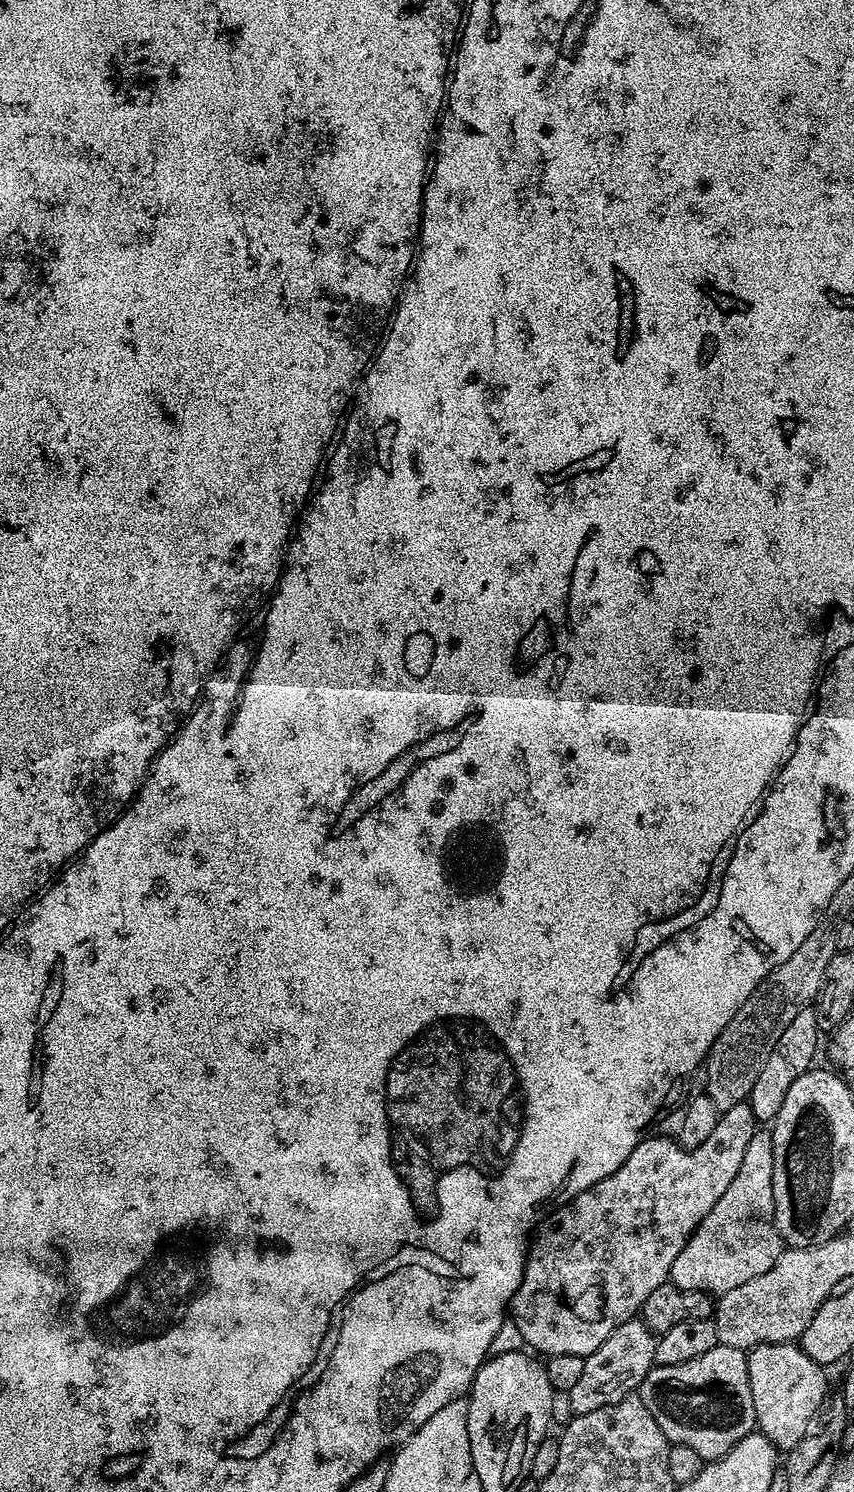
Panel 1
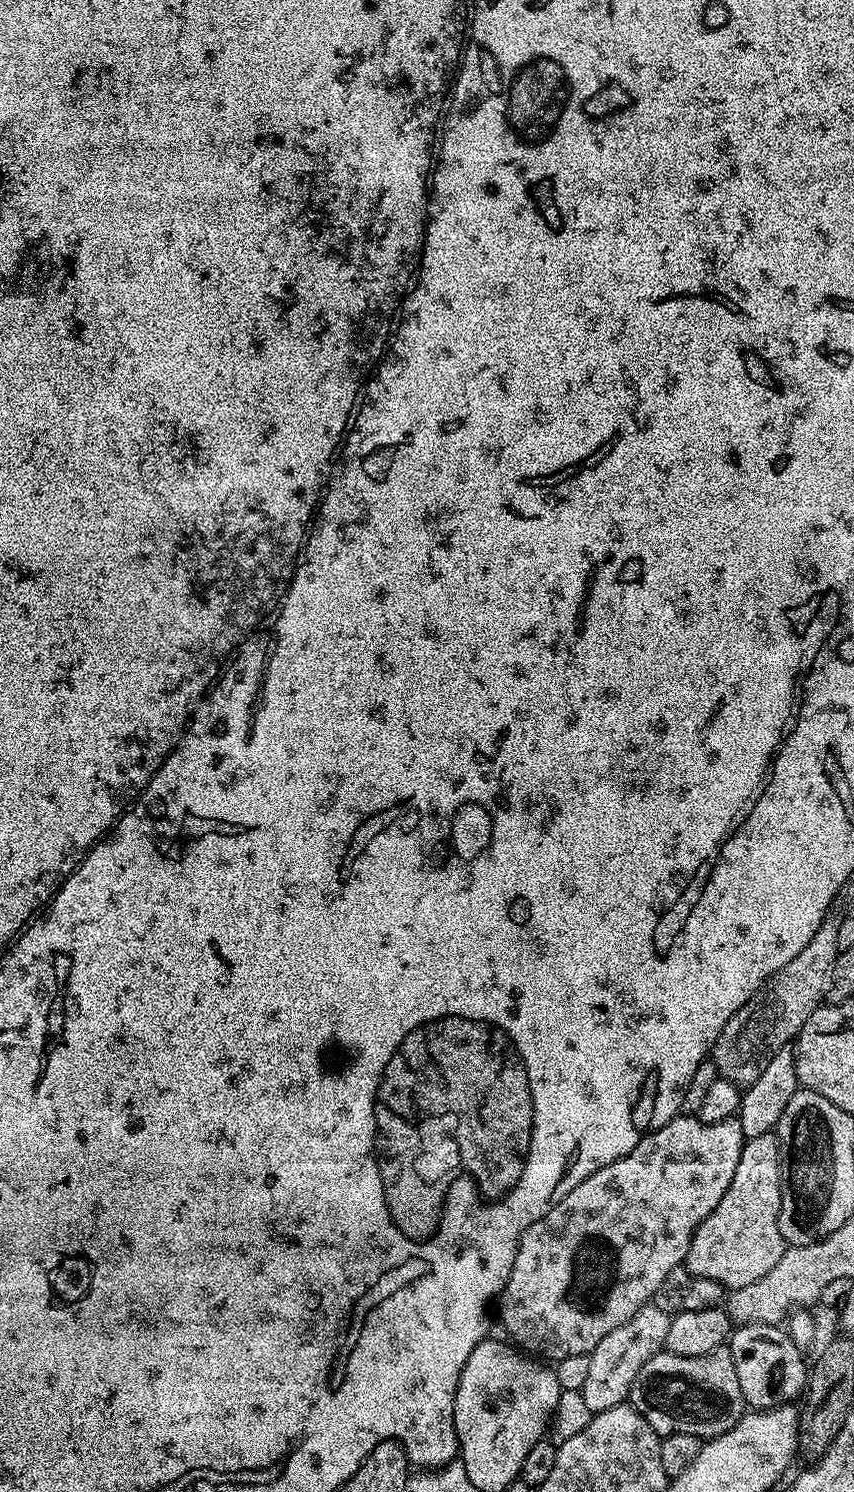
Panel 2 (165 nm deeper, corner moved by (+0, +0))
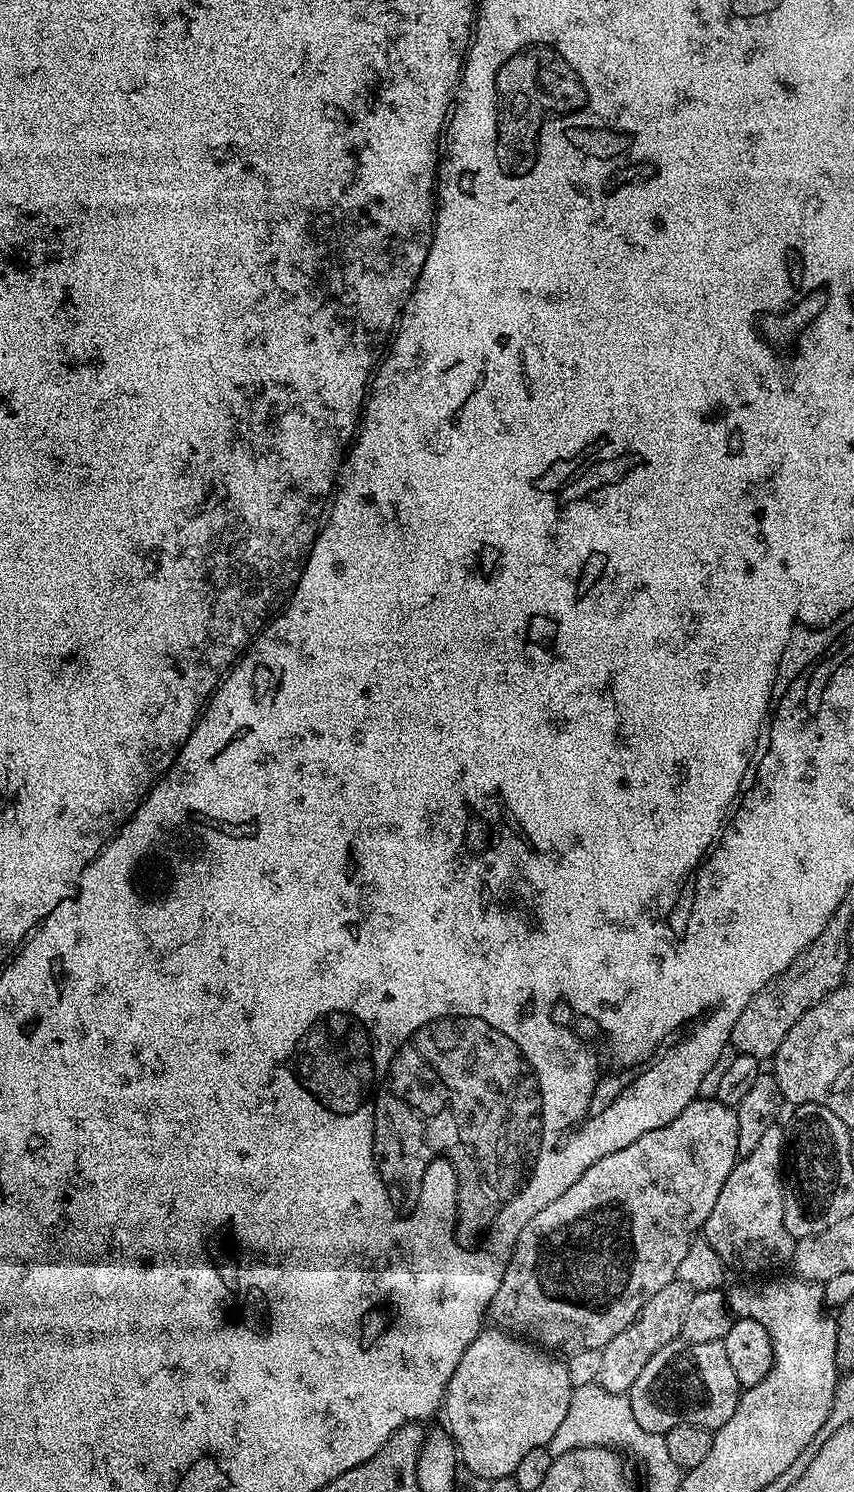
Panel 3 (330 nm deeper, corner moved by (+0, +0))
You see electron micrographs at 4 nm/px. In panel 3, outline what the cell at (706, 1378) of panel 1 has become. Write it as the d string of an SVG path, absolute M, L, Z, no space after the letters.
M683 1339L673 1344L662 1346L646 1367L642 1374L634 1381L634 1386L626 1393L630 1406L634 1410L634 1418L638 1418L638 1426L642 1430L651 1432L654 1436L663 1436L664 1433L674 1430L674 1426L702 1426L703 1428L717 1429L723 1426L734 1414L734 1406L738 1406L742 1389L734 1369L726 1359L726 1346L722 1342L694 1342L689 1344Z

